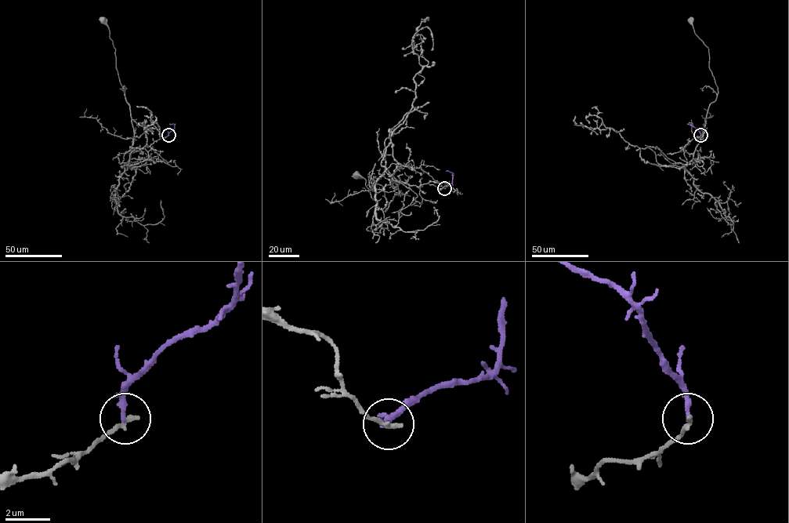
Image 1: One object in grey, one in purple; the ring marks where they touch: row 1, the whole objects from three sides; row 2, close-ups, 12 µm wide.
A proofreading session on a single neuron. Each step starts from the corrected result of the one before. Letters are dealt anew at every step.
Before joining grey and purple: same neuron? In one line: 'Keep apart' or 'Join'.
Keep apart

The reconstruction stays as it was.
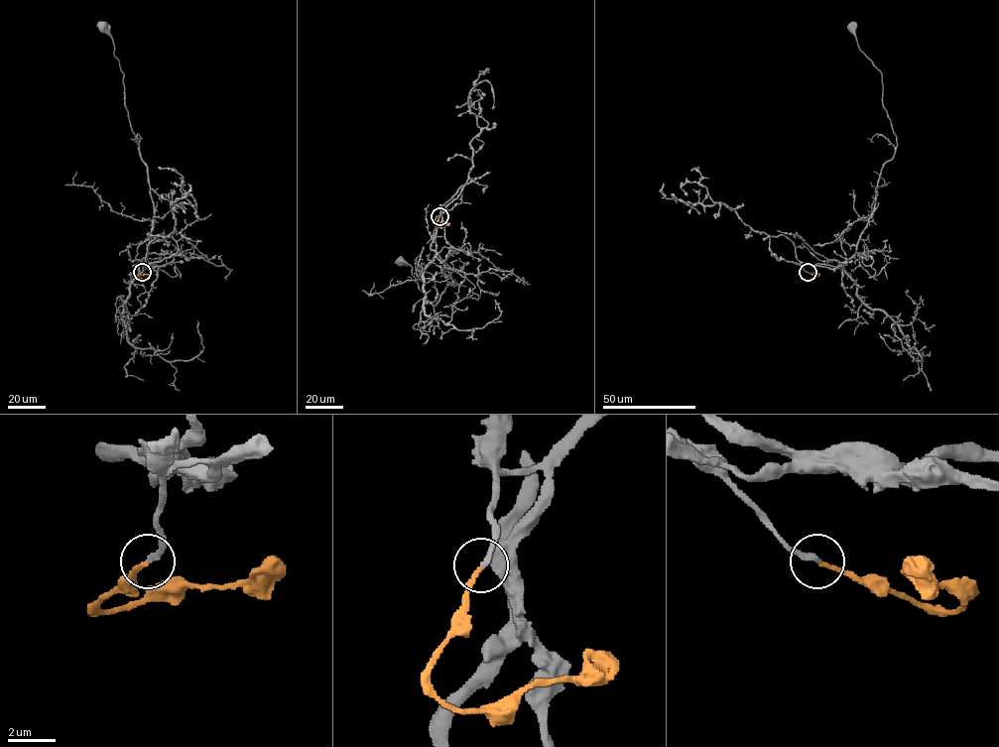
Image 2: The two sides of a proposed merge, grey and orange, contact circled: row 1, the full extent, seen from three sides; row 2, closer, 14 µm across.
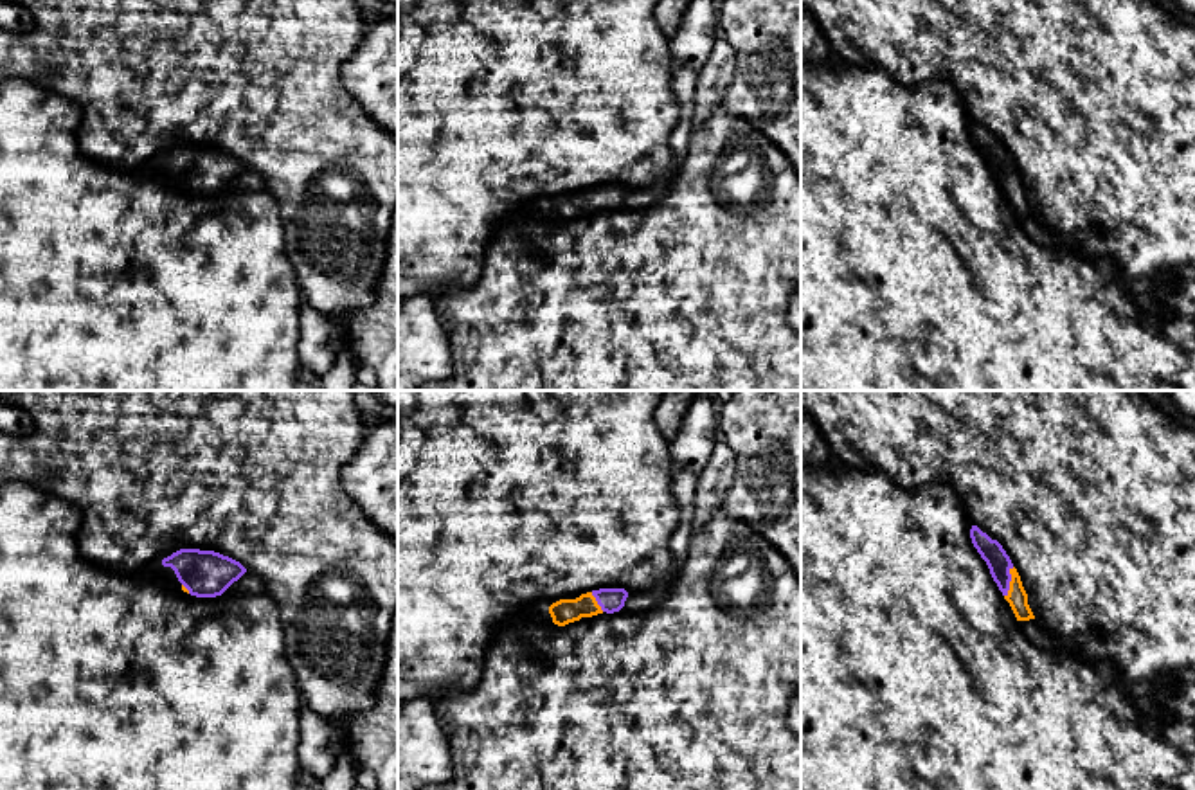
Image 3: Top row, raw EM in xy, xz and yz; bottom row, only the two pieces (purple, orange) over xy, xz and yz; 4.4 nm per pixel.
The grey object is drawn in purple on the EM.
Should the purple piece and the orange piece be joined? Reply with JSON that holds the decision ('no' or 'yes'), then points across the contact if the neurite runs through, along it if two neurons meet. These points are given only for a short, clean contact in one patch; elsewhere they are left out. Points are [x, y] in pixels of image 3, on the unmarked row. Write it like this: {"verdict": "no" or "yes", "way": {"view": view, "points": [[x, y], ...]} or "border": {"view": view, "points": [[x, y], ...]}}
{"verdict": "yes", "way": {"view": "yz", "points": [[999, 161], [1010, 177], [1017, 195]]}}

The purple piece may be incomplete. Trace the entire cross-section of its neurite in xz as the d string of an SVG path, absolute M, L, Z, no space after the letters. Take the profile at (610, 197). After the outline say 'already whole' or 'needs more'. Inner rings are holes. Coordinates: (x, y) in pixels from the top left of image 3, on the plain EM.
M599 185L581 191L576 196L560 196L549 203L549 211L554 221L565 223L581 214L619 209L624 203L626 194L628 189L624 185Z | needs more

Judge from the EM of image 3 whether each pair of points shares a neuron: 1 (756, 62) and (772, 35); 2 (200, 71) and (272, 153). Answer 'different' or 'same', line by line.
1: same
2: same

